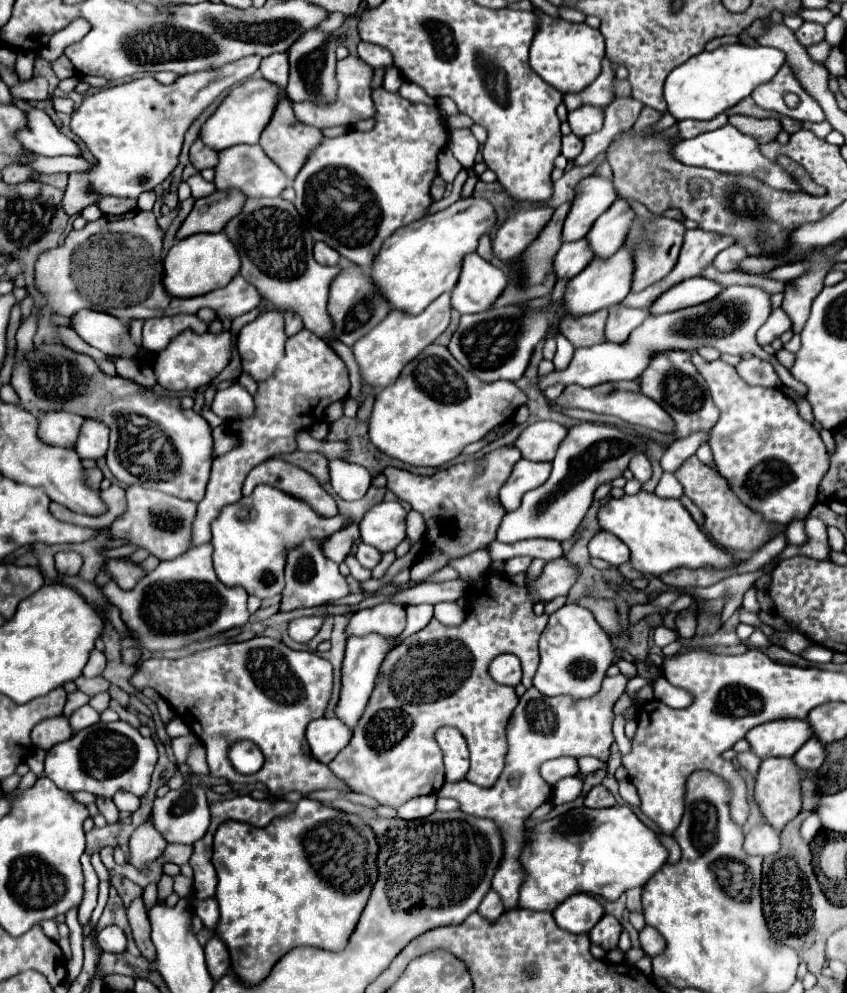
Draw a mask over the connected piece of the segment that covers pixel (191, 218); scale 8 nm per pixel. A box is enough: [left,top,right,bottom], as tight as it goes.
[177,192,243,240]

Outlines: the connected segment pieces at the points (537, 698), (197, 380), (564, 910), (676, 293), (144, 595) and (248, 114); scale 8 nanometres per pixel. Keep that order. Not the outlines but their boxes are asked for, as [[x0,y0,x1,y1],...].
[[437,674,629,912],[153,330,235,390],[553,894,601,934],[647,276,721,316],[101,542,247,652],[199,80,283,152]]

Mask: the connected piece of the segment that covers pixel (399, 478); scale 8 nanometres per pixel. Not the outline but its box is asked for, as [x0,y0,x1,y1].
[383,446,521,582]

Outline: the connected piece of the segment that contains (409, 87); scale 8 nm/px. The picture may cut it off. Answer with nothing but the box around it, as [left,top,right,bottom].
[399,80,437,106]

